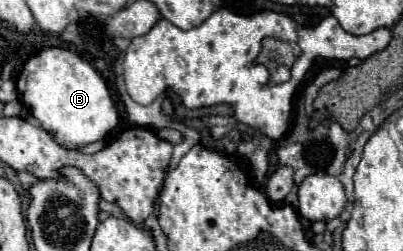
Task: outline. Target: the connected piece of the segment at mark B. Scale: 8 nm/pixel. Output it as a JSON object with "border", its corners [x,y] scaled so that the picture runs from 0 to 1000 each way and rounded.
{"border":[[[117,191],[72,231],[47,295],[42,367],[102,502],[136,534],[141,574],[161,590],[231,574],[295,494],[295,454],[261,319],[221,239],[176,199]]]}

